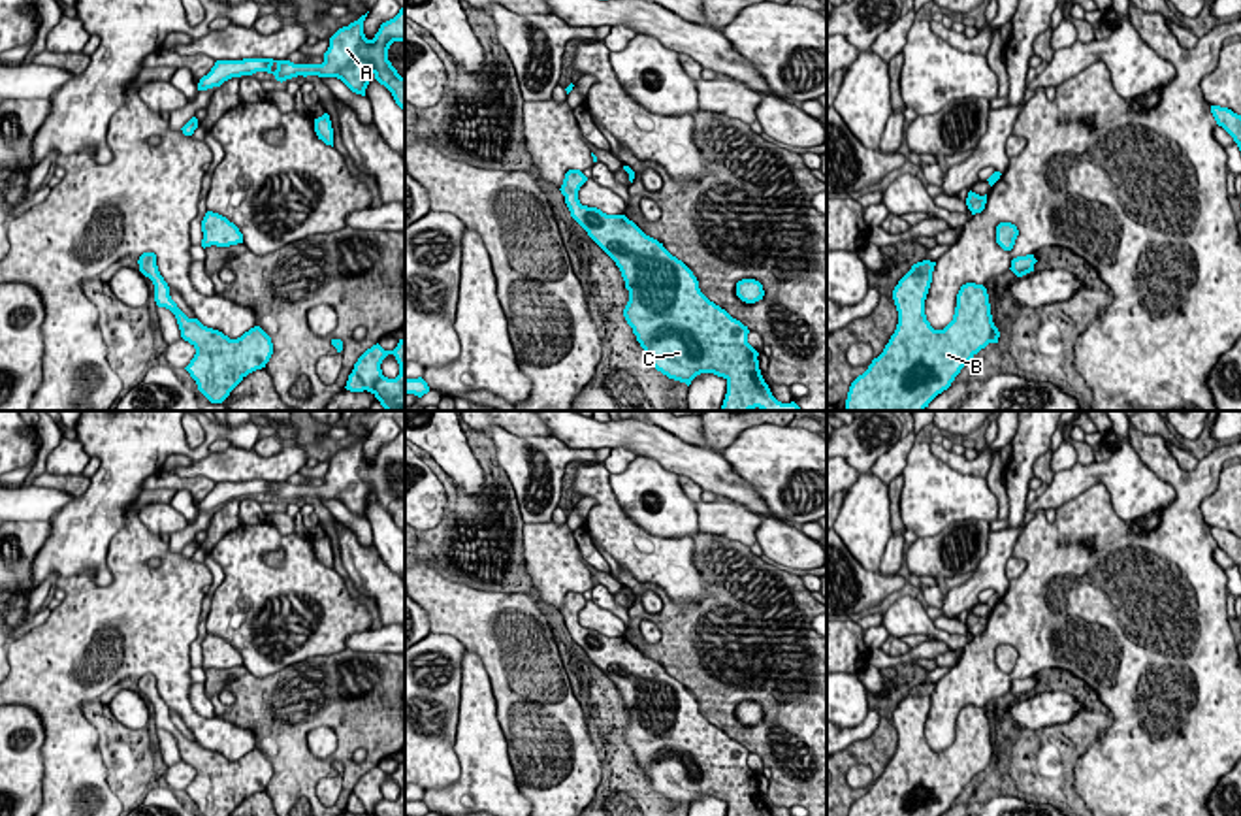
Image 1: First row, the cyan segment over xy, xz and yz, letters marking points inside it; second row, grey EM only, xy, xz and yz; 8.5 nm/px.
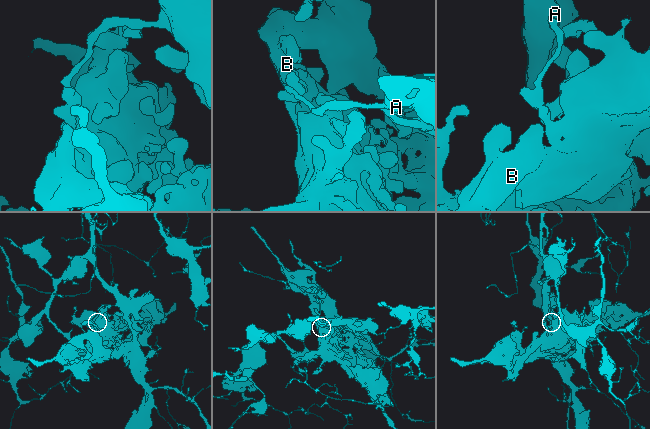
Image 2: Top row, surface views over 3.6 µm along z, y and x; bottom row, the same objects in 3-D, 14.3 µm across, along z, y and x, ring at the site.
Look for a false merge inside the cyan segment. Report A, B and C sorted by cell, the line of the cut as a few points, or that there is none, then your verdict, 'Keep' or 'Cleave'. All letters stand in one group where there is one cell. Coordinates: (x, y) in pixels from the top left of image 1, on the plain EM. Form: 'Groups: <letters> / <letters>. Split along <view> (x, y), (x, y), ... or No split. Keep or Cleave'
Groups: A / B C. Split along xz (564, 617), (577, 620). Cleave

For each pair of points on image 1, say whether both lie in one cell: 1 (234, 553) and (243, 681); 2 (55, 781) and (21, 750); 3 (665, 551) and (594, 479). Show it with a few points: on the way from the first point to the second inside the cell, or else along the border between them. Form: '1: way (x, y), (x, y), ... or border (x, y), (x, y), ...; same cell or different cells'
1: border (243, 664), (260, 677), (289, 666); different cells
2: border (42, 724), (44, 796); different cells
3: way (643, 549), (607, 513), (605, 502); same cell

